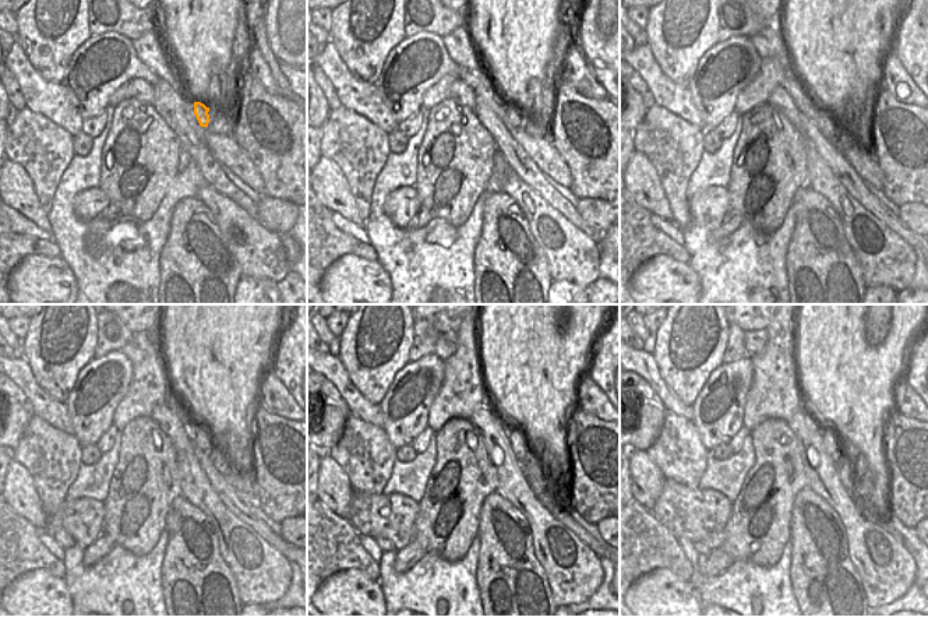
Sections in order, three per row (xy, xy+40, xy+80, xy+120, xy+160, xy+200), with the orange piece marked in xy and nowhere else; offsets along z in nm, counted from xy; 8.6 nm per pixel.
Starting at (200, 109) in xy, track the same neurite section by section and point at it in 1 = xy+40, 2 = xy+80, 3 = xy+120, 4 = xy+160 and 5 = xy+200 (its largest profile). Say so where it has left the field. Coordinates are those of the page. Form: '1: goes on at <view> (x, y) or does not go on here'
1: goes on at xy+40 (515, 116)
2: goes on at xy+80 (824, 122)
3: goes on at xy+120 (200, 437)
4: goes on at xy+160 (519, 447)
5: goes on at xy+200 (832, 447)

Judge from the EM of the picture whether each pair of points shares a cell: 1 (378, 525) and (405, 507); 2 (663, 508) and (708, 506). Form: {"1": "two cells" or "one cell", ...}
{"1": "one cell", "2": "one cell"}

